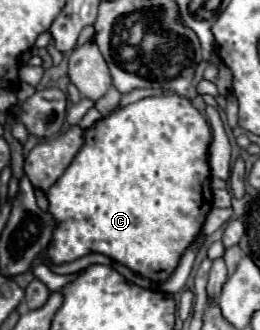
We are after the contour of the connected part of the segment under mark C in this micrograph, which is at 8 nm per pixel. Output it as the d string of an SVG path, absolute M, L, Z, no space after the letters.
M160 95L160 97L146 97L140 99L136 103L130 103L114 113L110 113L108 117L102 117L98 123L94 123L90 129L84 131L84 145L78 151L78 155L74 157L74 161L70 163L70 167L64 171L64 175L50 187L48 191L48 203L50 203L50 213L54 217L54 221L58 221L58 229L54 229L54 237L48 245L48 255L52 259L54 265L62 265L62 263L70 263L76 261L88 253L102 253L108 255L112 261L118 261L126 267L130 267L132 271L140 273L142 277L154 281L154 283L164 283L172 271L178 265L180 255L186 251L186 247L196 239L196 235L200 233L204 219L212 207L212 189L210 189L210 165L208 165L208 141L212 139L212 131L208 121L204 119L204 115L186 99L186 97L178 97L178 95Z

